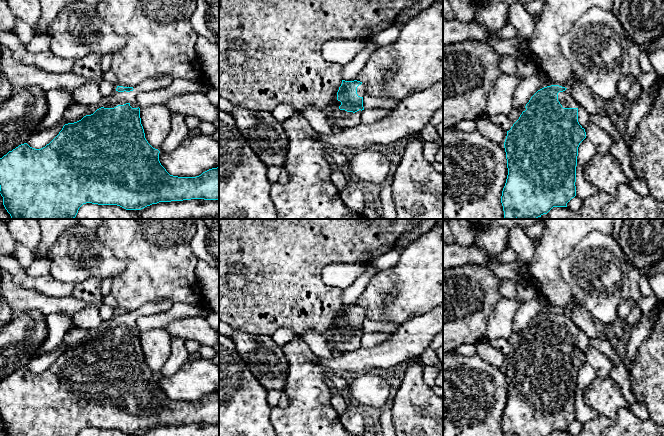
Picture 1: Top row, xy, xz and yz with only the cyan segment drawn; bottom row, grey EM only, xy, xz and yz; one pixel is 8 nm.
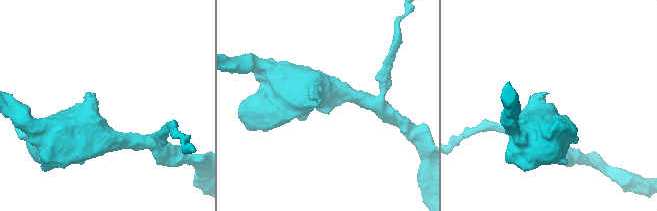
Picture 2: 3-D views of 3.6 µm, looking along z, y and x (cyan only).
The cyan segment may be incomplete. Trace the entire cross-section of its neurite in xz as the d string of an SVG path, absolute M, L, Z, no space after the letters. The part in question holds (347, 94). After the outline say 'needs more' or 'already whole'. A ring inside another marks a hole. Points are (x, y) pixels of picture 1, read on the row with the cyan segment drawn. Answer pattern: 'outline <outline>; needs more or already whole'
outline M342 80L329 113L329 117L334 121L333 126L343 129L361 124L365 94L366 86L362 82Z; needs more

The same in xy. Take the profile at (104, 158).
outline M160 76L143 80L134 87L117 86L102 107L93 114L84 116L81 120L65 124L59 134L45 147L35 149L27 143L21 144L0 158L0 194L3 197L3 205L12 219L74 219L79 208L86 203L98 205L117 205L126 210L141 210L159 202L183 201L191 199L219 200L219 168L212 168L196 177L178 177L170 175L159 161L158 149L153 148L145 138L140 118L140 108L137 104L137 95L143 91L159 90L167 88L174 80L170 76Z; needs more

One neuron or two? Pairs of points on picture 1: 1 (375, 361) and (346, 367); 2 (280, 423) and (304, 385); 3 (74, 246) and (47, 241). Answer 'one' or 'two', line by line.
1: one
2: one
3: two

